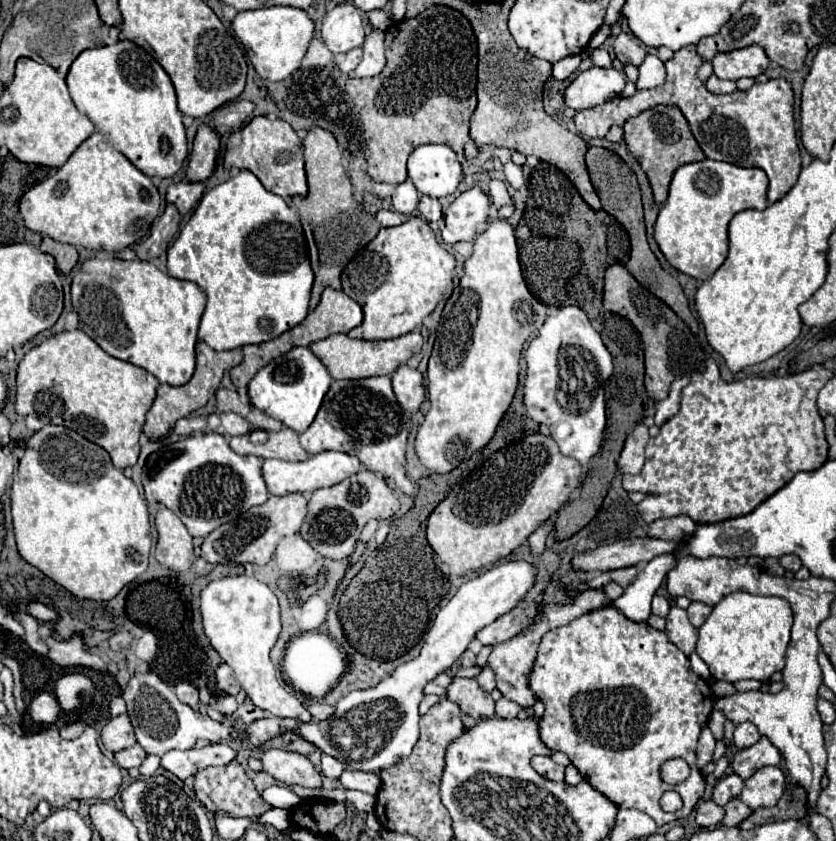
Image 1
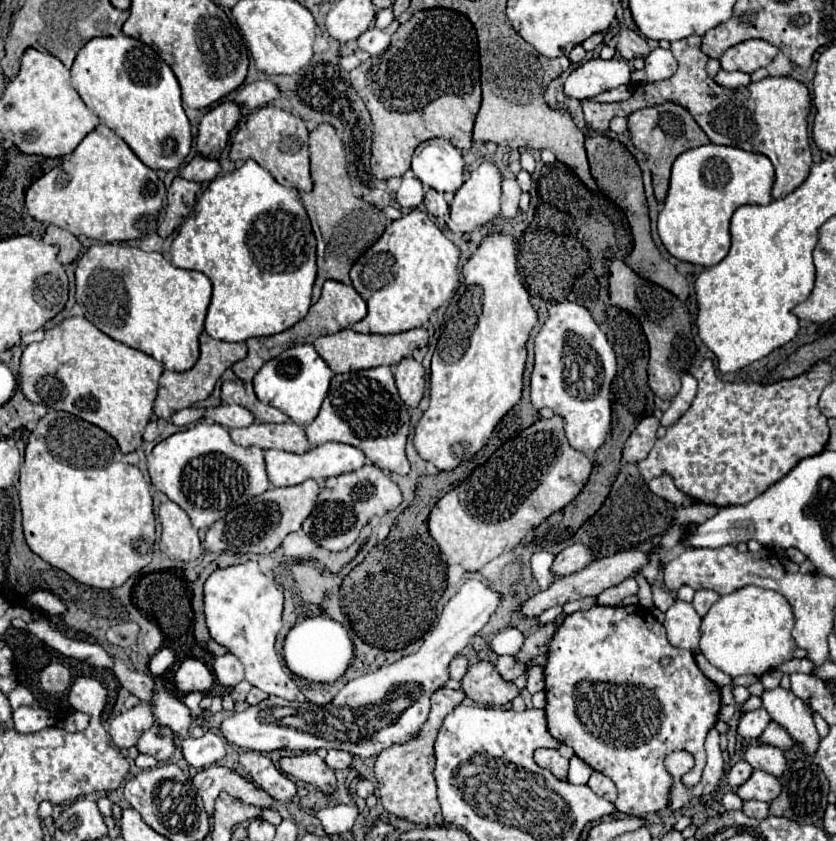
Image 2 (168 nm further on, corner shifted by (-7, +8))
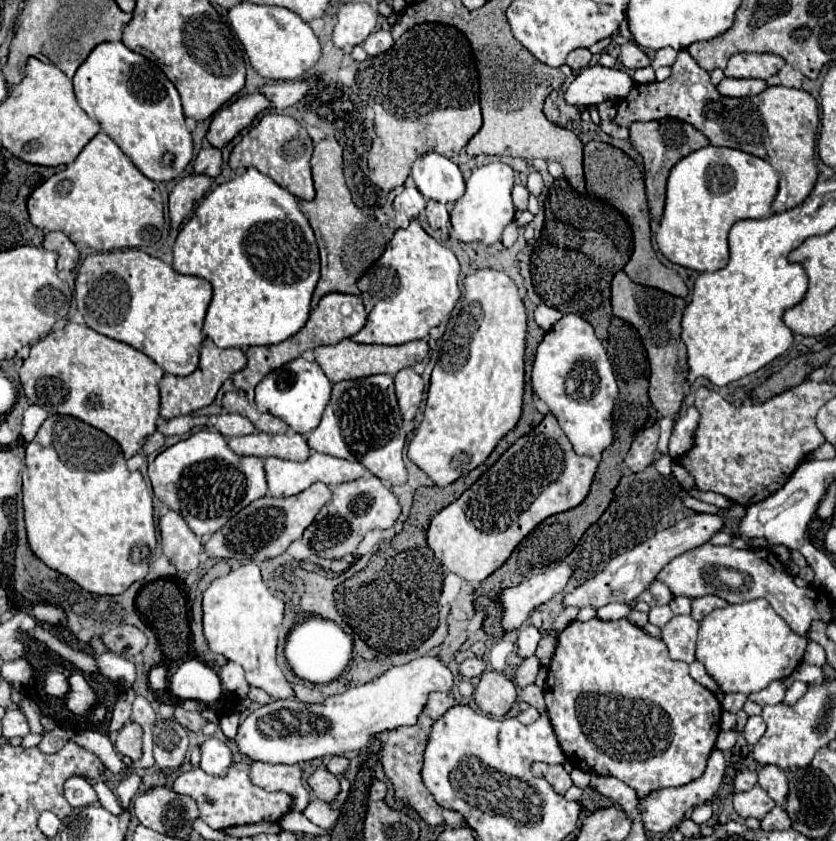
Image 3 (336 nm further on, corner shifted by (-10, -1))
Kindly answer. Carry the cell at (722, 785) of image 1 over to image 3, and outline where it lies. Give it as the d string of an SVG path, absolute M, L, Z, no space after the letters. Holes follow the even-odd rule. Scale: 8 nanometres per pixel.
M741 771L741 773L735 777L735 791L737 791L737 793L749 791L749 789L753 789L755 783L757 783L757 773L753 773L753 771Z

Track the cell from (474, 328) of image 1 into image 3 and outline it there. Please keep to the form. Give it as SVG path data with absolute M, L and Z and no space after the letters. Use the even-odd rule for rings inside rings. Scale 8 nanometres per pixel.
M477 269L471 277L463 279L463 289L465 297L461 297L461 315L453 317L447 325L441 357L431 373L425 417L407 449L409 459L439 487L457 481L461 475L467 475L479 463L483 463L501 437L517 425L523 405L527 313L517 285L503 271Z

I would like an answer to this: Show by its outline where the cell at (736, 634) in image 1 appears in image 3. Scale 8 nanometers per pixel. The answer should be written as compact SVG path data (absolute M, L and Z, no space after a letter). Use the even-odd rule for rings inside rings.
M755 599L725 609L711 611L699 627L697 661L701 661L723 693L755 693L771 681L785 679L801 663L807 639L795 635L791 627L773 611L769 601Z

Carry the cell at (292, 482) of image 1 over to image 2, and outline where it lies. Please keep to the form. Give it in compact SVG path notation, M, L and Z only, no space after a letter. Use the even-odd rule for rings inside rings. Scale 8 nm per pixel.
M328 442L322 446L314 446L304 454L292 454L284 450L266 450L264 460L266 460L266 470L268 470L268 480L272 486L294 486L294 484L302 484L304 480L312 478L318 482L320 490L324 488L326 478L354 472L366 464L366 456L362 454L362 450L350 444L340 444L340 442Z

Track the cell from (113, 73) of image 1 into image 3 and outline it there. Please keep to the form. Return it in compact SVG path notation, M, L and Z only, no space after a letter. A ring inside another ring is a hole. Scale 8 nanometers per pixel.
M121 41L97 45L77 69L73 77L73 87L83 111L101 125L101 129L121 147L121 151L135 163L135 167L151 181L171 181L179 177L183 169L189 165L189 161L193 159L191 133L185 125L183 107L175 85L153 61L127 49Z

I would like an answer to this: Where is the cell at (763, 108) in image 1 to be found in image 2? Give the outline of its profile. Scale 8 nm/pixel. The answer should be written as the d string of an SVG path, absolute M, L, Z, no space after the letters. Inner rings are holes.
M688 36L684 40L676 40L672 44L672 54L678 60L678 70L674 76L662 82L652 84L636 84L634 92L628 100L614 104L596 104L592 100L584 100L584 116L590 128L606 132L608 124L614 116L630 116L632 112L664 102L674 102L684 106L698 126L706 132L710 142L736 146L748 152L764 154L772 160L776 170L776 182L772 186L772 198L784 198L794 192L808 176L812 166L812 152L808 142L808 114L810 114L810 92L808 88L794 78L776 78L768 76L760 82L752 82L750 86L728 90L718 86L706 74L708 56L700 50L700 36Z

